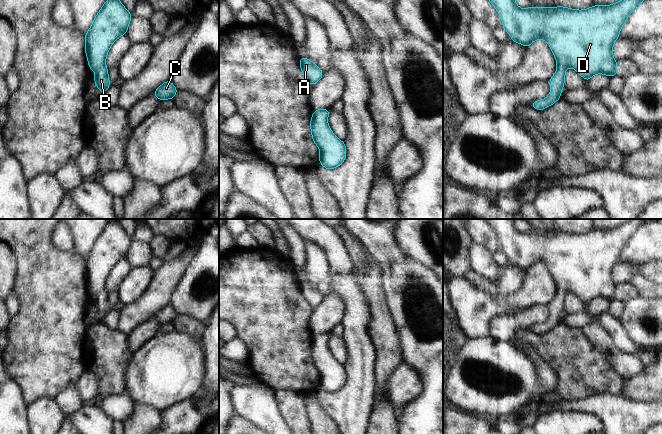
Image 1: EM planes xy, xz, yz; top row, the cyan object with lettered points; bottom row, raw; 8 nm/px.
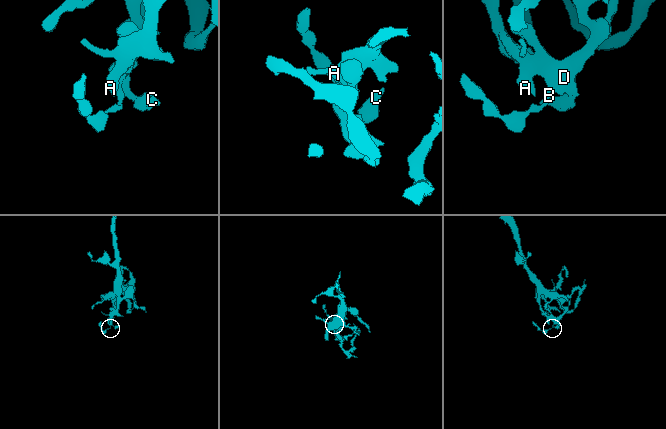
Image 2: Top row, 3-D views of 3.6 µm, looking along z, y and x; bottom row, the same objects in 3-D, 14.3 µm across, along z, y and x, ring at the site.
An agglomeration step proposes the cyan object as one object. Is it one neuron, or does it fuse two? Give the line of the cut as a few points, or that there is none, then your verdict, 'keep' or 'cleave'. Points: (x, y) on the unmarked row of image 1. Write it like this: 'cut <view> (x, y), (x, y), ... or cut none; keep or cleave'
cut none; keep

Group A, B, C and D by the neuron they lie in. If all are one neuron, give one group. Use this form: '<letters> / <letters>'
A B C D

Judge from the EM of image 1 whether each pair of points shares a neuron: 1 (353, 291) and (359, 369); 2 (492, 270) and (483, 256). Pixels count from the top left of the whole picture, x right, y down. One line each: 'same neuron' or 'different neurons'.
1: same neuron
2: same neuron

